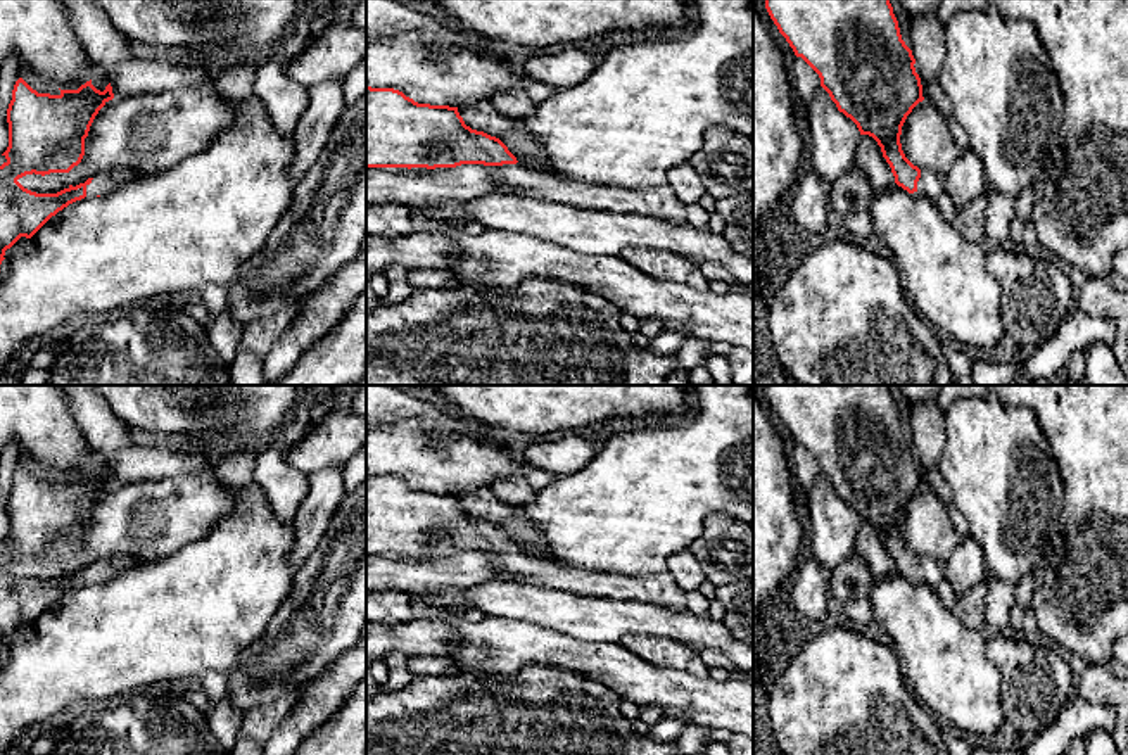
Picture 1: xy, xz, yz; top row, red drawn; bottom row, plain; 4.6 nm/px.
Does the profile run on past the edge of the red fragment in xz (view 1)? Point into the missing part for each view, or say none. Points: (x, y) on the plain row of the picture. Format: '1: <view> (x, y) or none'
1: xz (662, 590)

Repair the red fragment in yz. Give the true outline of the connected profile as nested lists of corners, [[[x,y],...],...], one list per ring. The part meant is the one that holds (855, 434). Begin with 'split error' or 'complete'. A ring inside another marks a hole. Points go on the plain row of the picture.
split error; [[[764,385],[765,396],[786,425],[796,444],[802,444],[821,465],[821,473],[829,480],[838,498],[850,504],[860,522],[872,523],[891,555],[895,570],[909,581],[921,579],[936,587],[947,579],[945,561],[919,556],[903,541],[900,522],[912,496],[924,487],[916,446],[900,422],[898,408],[890,385]]]

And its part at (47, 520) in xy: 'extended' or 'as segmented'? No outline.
extended

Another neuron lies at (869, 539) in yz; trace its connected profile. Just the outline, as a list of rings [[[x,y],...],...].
[[[860,522],[857,553],[869,565],[874,581],[895,572],[895,563],[883,544],[881,534],[869,522]]]

